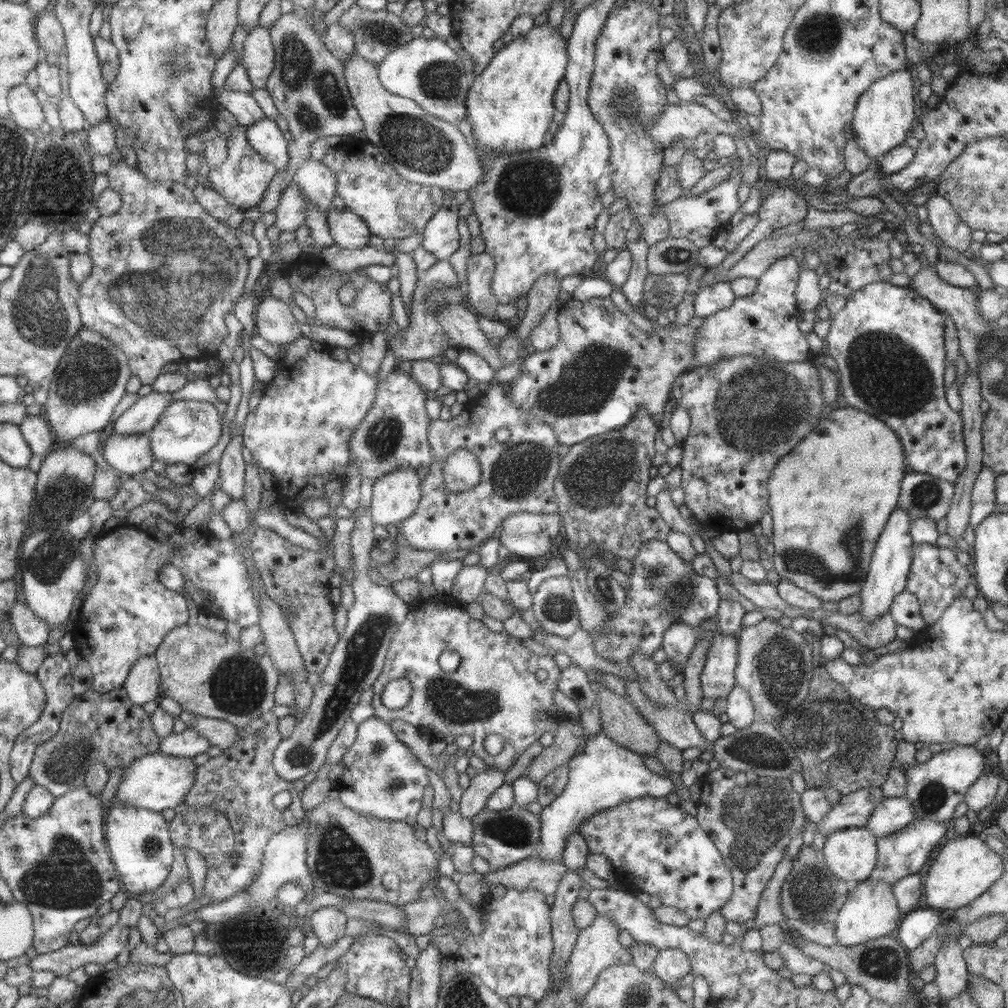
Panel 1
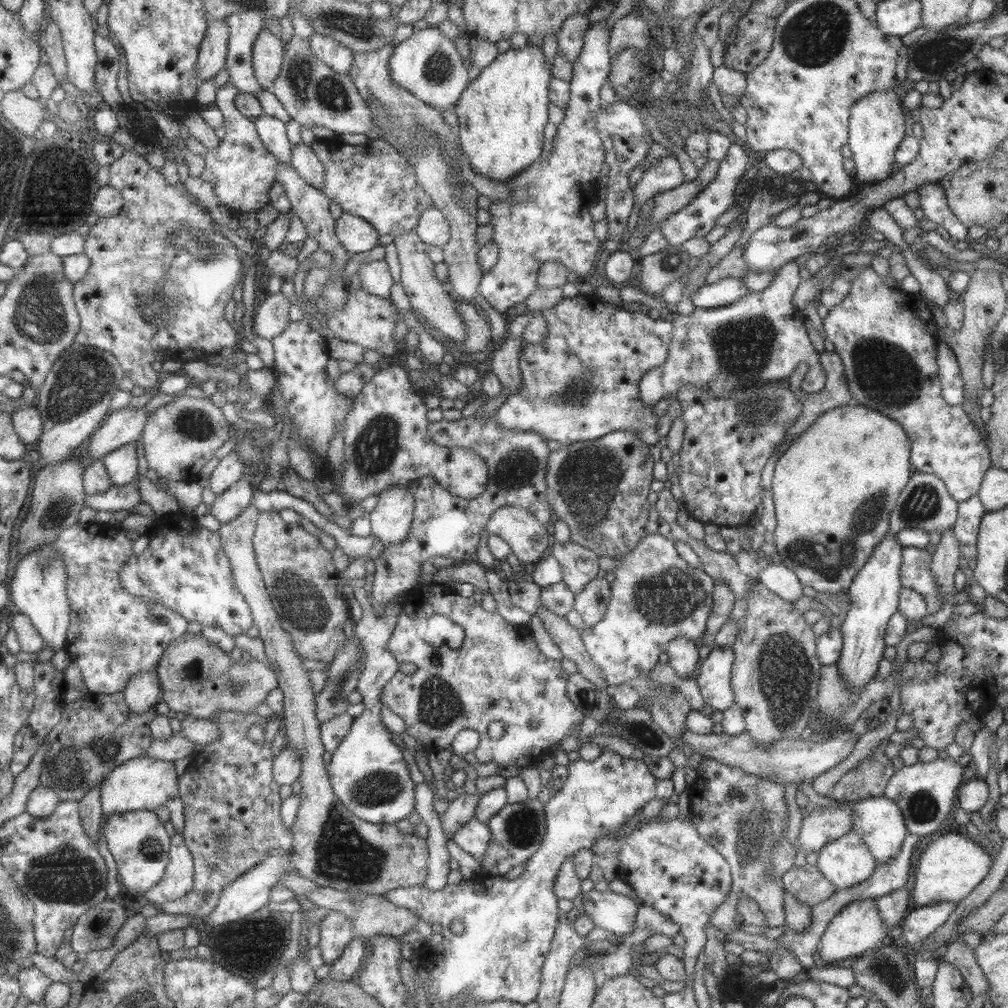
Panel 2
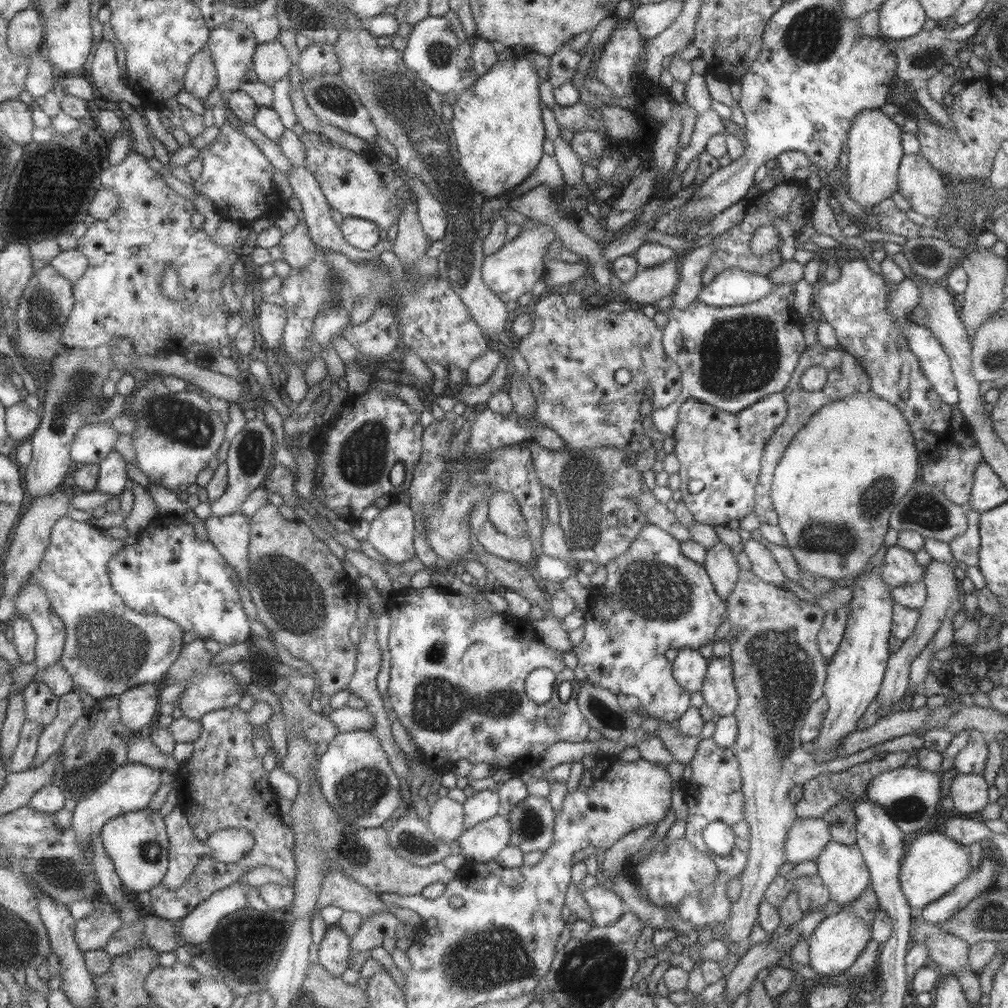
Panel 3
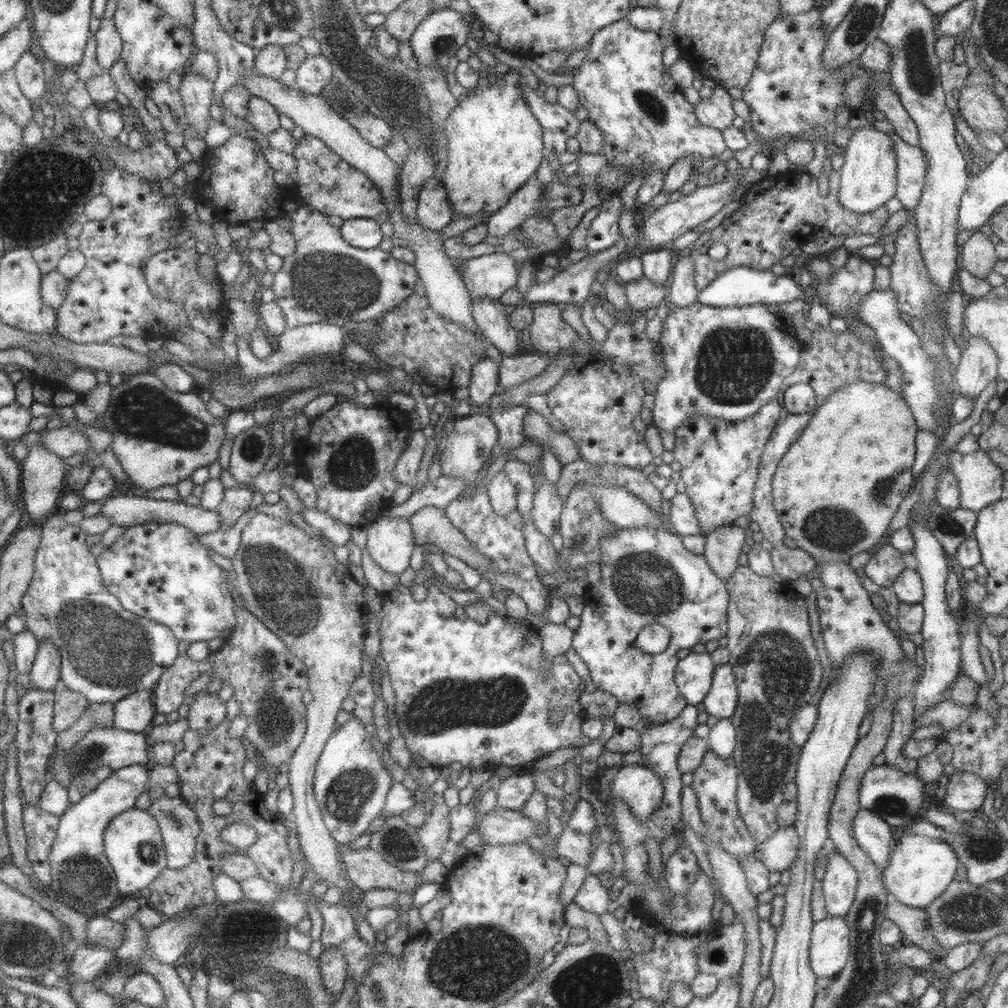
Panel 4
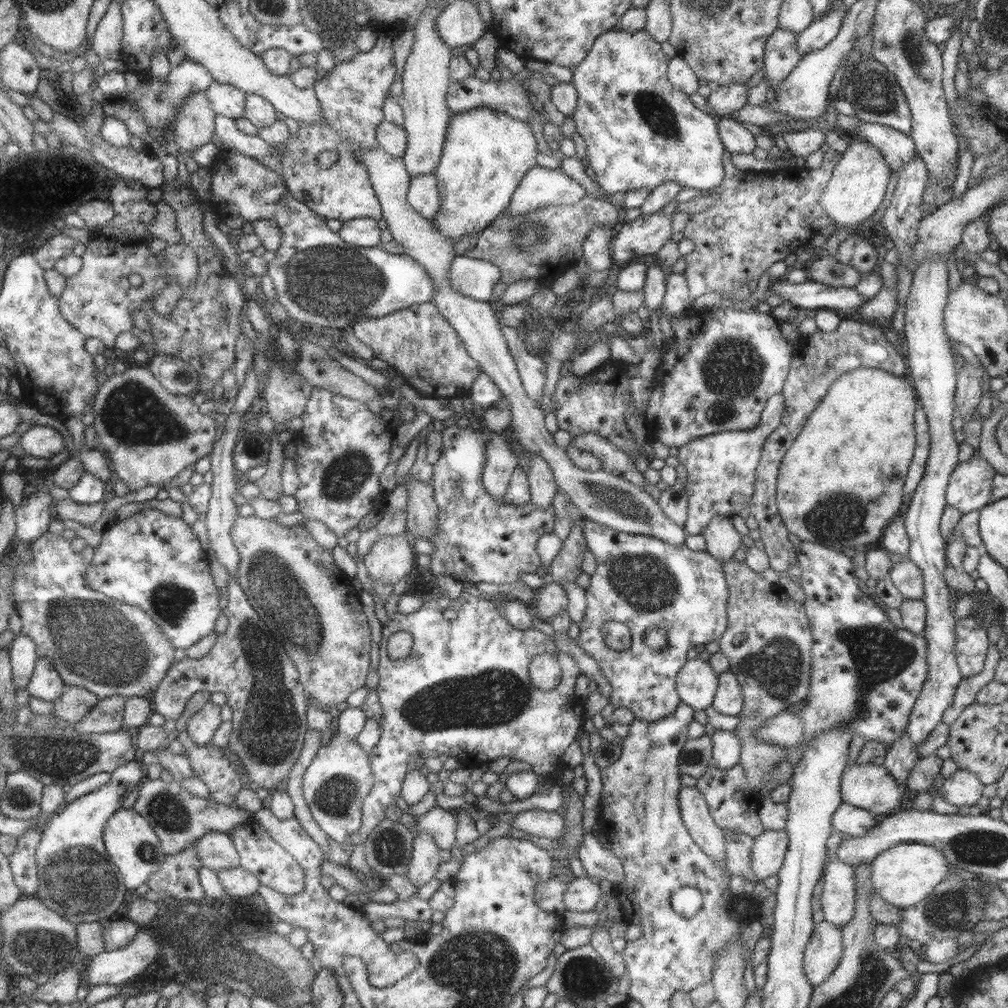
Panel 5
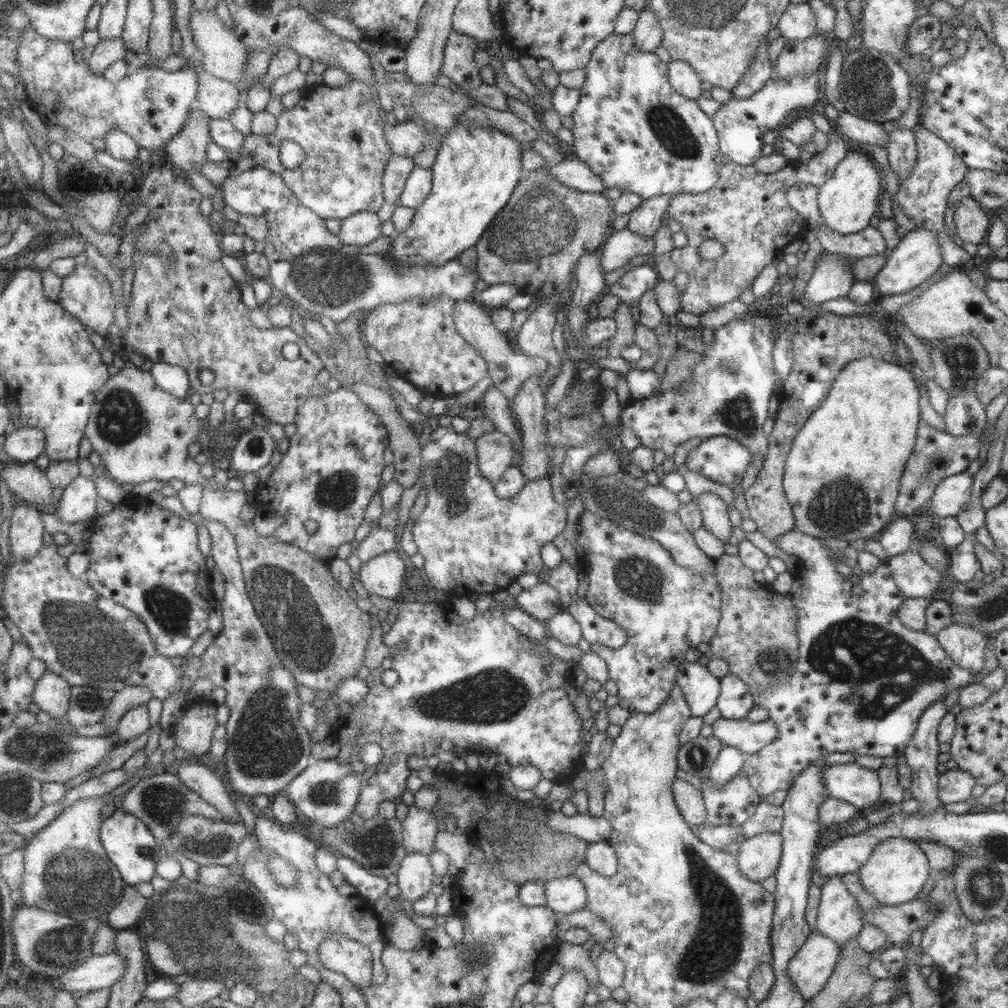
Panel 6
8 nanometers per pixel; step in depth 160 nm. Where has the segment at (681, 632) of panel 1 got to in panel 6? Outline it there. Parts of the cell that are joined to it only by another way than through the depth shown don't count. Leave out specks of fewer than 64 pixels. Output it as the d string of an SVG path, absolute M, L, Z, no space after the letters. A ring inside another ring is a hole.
M683 660L677 665L675 675L676 685L683 693L692 716L702 717L716 705L720 682L705 665Z

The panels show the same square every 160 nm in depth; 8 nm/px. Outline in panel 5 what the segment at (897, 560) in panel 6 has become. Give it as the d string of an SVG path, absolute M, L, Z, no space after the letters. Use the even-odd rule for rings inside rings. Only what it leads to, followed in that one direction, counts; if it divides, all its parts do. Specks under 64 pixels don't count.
M908 557L901 563L895 563L888 572L891 584L897 588L905 600L921 599L923 596L922 576L920 570Z

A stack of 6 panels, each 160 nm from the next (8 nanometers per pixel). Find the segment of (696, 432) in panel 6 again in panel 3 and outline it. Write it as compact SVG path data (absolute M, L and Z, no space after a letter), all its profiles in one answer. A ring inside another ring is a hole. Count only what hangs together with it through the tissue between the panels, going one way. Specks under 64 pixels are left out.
M779 283L763 298L744 305L715 307L695 300L687 308L671 307L665 311L668 321L661 330L661 344L666 356L679 368L680 392L674 402L665 408L651 411L650 417L656 430L666 436L671 435L677 423L680 405L688 399L735 414L759 402L767 394L779 393L785 389L801 354L806 350L801 322L795 318L790 306L793 292L794 285L791 283Z

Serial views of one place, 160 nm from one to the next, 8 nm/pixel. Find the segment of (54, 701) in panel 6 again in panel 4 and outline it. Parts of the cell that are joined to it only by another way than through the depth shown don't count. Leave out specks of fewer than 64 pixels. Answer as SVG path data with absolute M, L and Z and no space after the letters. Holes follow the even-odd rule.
M51 639L40 642L33 670L29 674L34 686L39 689L55 691L55 686L61 682L61 650Z

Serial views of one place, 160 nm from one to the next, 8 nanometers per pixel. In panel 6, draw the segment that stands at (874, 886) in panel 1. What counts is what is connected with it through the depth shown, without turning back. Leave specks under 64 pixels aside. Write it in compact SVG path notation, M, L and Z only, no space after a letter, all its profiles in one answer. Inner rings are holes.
M812 929L801 948L787 963L787 976L805 1001L815 996L831 976L839 960L840 948L827 935Z

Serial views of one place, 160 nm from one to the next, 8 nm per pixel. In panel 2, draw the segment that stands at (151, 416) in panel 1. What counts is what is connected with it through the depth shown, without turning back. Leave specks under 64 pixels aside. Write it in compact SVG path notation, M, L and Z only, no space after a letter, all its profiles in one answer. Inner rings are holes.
M125 408L113 411L99 430L89 438L89 454L97 459L103 459L106 454L141 440L145 426L149 421L145 408Z

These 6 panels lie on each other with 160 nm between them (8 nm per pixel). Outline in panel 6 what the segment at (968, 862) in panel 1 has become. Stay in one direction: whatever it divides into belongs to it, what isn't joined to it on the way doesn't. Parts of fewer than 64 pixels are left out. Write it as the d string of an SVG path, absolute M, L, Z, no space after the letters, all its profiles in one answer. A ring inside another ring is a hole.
M889 838L881 841L857 871L858 882L880 905L903 905L914 900L930 878L927 858L914 841Z

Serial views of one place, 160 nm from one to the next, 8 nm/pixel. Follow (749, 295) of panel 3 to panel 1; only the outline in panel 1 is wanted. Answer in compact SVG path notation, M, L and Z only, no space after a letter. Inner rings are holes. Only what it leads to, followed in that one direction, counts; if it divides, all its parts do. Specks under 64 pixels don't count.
M717 281L711 286L699 287L694 296L694 316L703 319L727 308L734 298L729 282Z

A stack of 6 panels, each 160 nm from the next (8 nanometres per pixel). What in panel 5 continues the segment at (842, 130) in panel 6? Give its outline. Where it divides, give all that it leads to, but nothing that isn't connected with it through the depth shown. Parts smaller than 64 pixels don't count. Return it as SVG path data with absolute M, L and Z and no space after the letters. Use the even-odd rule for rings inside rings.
M862 121L859 124L847 136L861 138L869 142L871 146L875 146L882 154L883 160L889 165L893 175L914 157L916 152L914 143L907 135L881 124Z

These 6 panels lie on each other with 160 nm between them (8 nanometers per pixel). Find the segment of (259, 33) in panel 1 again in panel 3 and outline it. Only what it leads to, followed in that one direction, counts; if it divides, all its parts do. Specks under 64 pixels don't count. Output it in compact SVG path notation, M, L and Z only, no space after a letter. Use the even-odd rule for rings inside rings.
M277 39L258 43L254 70L265 85L271 87L284 76L288 76L291 64L286 48Z

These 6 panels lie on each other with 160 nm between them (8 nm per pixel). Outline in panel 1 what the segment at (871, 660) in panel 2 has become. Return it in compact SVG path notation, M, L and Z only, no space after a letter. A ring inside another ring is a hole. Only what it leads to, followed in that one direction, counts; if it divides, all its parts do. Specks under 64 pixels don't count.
M897 505L892 510L892 514L888 516L883 530L881 530L878 539L875 541L863 586L857 594L861 597L862 602L861 608L857 612L861 614L859 618L863 618L865 622L873 622L879 616L887 614L889 612L888 608L893 602L893 597L904 591L907 573L912 561L912 546L914 545L911 535L908 533L911 521L909 513Z

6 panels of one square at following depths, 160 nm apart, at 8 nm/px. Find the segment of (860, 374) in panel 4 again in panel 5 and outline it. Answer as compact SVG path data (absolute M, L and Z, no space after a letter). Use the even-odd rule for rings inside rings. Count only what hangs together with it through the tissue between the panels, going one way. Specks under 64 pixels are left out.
M843 317L839 321L839 326L832 332L817 329L811 336L801 336L793 354L788 376L780 393L785 406L783 417L779 426L764 440L759 464L756 467L753 492L747 506L750 515L758 522L760 540L764 544L770 568L776 573L791 570L798 562L795 547L787 539L788 530L779 516L775 500L778 469L785 451L839 376L859 368L878 369L897 377L907 373L903 356L897 354L895 348L887 343L883 335L883 325L879 322L862 321L856 317Z

